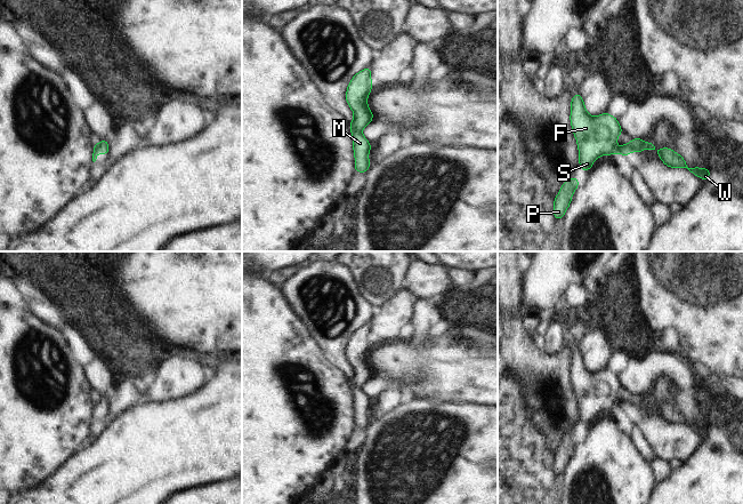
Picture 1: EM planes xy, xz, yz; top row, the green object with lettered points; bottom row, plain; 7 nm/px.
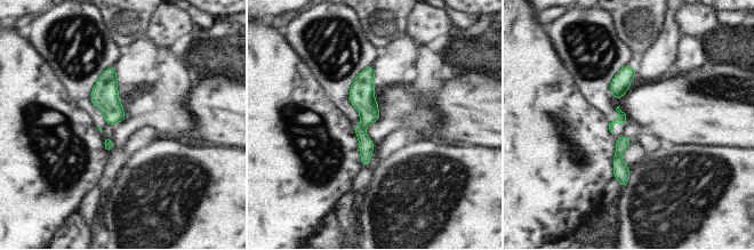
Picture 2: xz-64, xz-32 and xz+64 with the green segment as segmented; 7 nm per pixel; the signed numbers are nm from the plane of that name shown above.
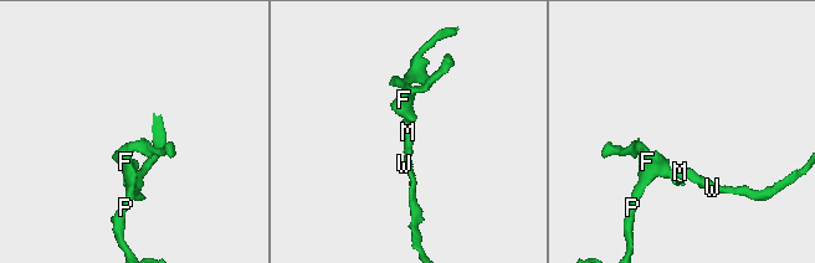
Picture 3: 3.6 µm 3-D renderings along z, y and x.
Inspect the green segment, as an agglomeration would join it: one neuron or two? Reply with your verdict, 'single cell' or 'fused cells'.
fused cells

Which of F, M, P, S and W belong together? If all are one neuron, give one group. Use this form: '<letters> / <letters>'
F P S / M W

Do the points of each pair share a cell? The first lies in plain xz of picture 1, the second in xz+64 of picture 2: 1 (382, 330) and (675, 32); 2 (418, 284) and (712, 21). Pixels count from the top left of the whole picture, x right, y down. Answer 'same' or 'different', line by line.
1: same
2: same

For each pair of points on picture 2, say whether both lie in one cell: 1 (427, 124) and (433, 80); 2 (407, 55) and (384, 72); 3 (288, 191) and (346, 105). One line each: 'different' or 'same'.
1: same
2: same
3: different

